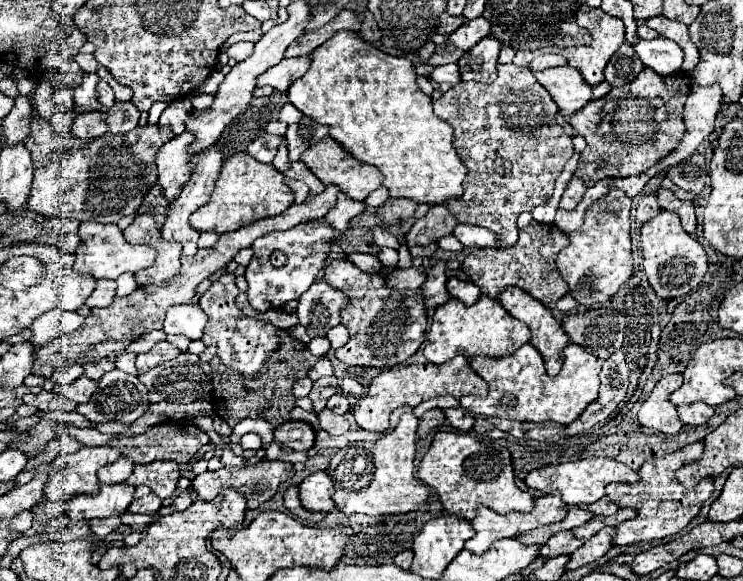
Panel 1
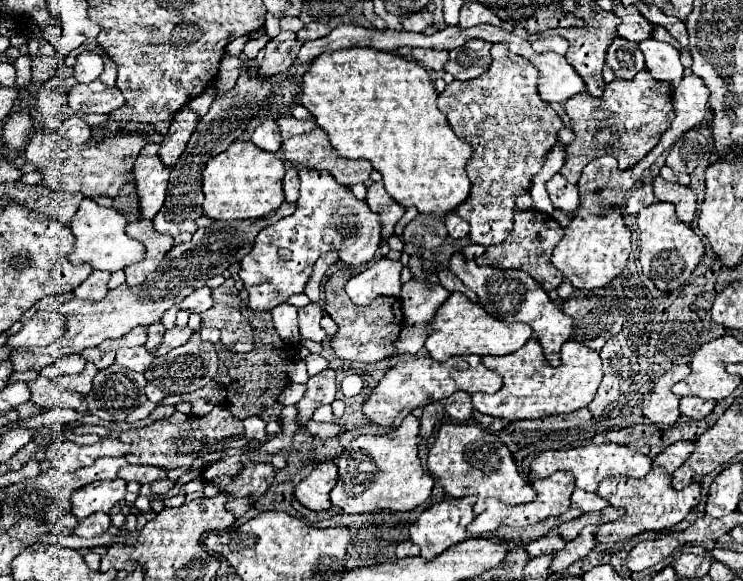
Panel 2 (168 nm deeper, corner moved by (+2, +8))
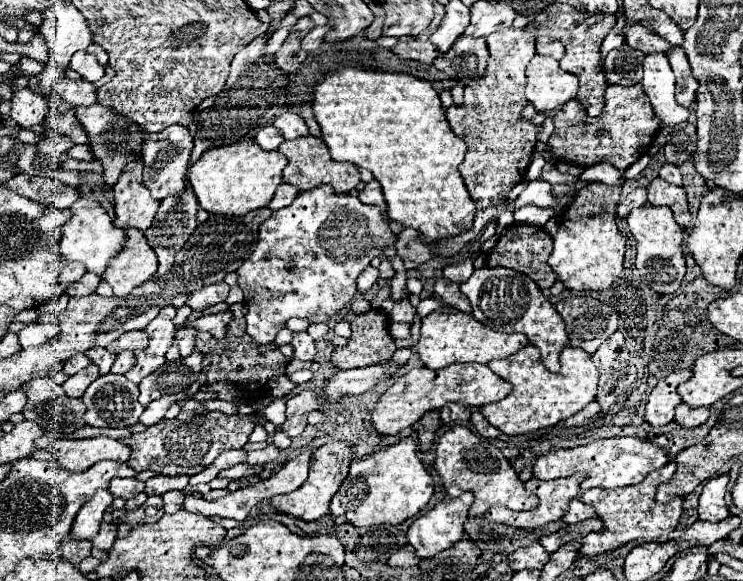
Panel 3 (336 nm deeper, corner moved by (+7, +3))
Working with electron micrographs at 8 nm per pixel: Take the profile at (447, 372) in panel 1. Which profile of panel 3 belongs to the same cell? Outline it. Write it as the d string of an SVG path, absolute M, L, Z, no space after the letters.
M455 363L451 367L443 367L439 371L419 367L395 379L395 383L379 397L375 411L371 415L373 427L381 435L395 435L401 429L413 425L421 419L423 413L441 409L449 401L457 401L469 407L481 407L485 403L493 403L503 399L511 391L511 383L495 375L487 365L479 363Z

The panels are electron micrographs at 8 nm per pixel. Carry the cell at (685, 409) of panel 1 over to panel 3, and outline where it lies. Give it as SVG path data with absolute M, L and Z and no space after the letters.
M679 403L679 405L677 405L675 421L677 421L679 425L683 425L683 427L693 429L693 427L703 425L707 419L709 419L709 409L705 409L705 407L691 409L691 407L687 407L685 403Z

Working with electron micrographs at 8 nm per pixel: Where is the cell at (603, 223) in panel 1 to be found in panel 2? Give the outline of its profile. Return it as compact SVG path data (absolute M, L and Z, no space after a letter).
M612 156L592 160L578 180L580 206L564 228L564 238L554 248L552 264L570 280L574 288L594 290L614 280L626 266L630 254L630 230L622 220L626 192L634 186L630 170L620 170Z

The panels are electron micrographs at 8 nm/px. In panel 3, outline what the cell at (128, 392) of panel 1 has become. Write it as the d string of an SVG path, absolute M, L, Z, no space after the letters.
M99 375L85 395L81 397L87 405L85 423L93 427L129 427L135 425L143 413L137 401L139 389L125 375Z

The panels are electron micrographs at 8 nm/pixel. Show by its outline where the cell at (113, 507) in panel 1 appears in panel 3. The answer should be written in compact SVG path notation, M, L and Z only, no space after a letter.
M109 489L97 491L93 495L93 499L89 499L77 513L71 535L75 539L91 539L97 531L99 531L99 523L103 519L105 509L111 505L113 495L109 493Z

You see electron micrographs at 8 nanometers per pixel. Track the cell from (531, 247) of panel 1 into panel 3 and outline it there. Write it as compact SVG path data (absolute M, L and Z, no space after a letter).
M513 223L511 227L507 227L507 231L497 239L495 247L491 253L487 253L487 267L507 267L507 269L515 269L521 271L525 275L529 275L543 291L549 289L557 275L553 273L553 269L547 265L547 259L553 251L553 239L551 235L543 229L543 227L535 227L535 225L519 225Z

